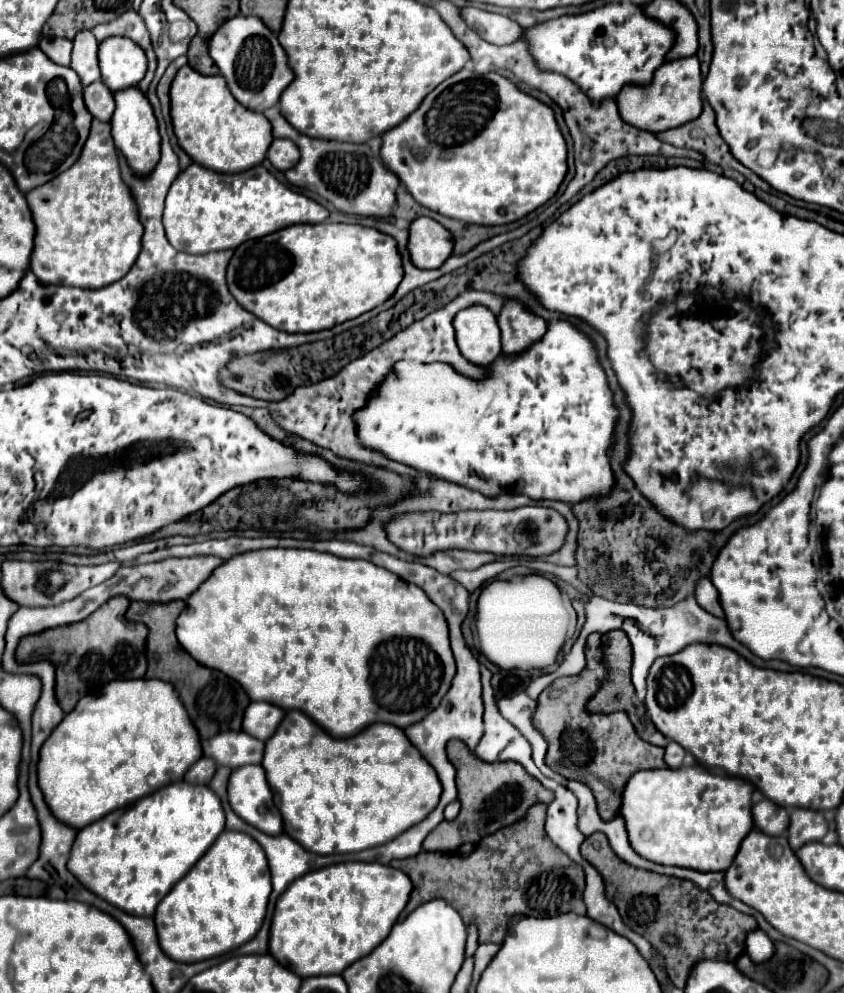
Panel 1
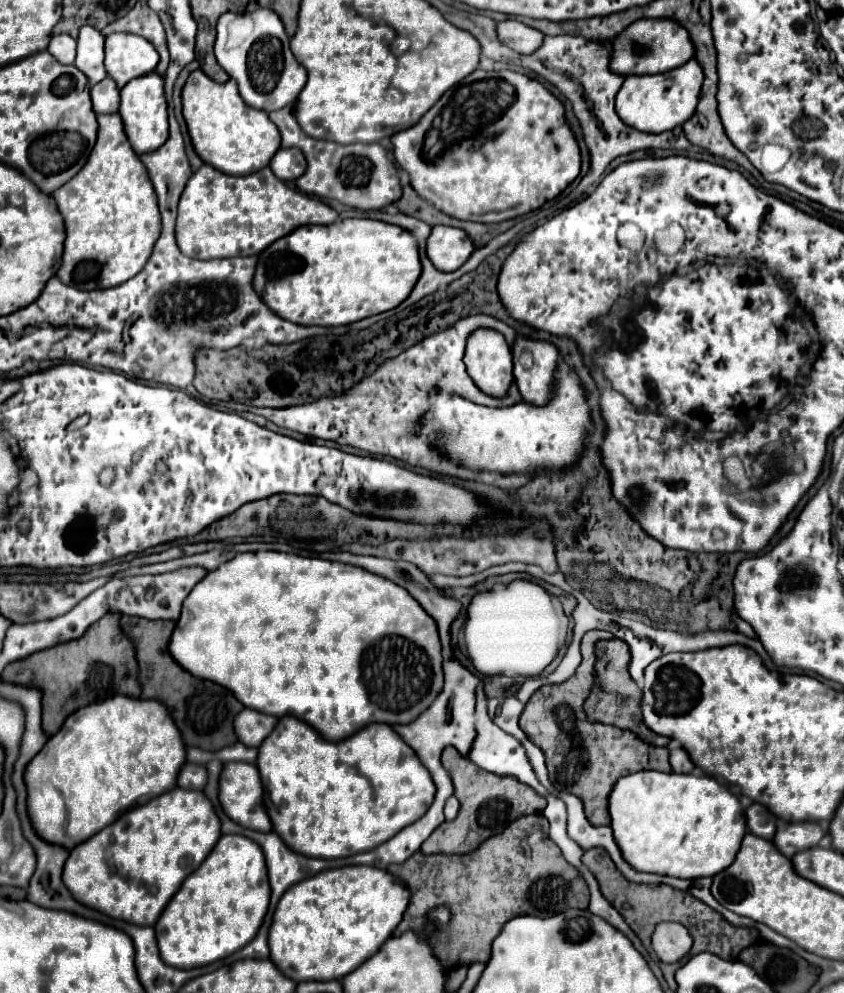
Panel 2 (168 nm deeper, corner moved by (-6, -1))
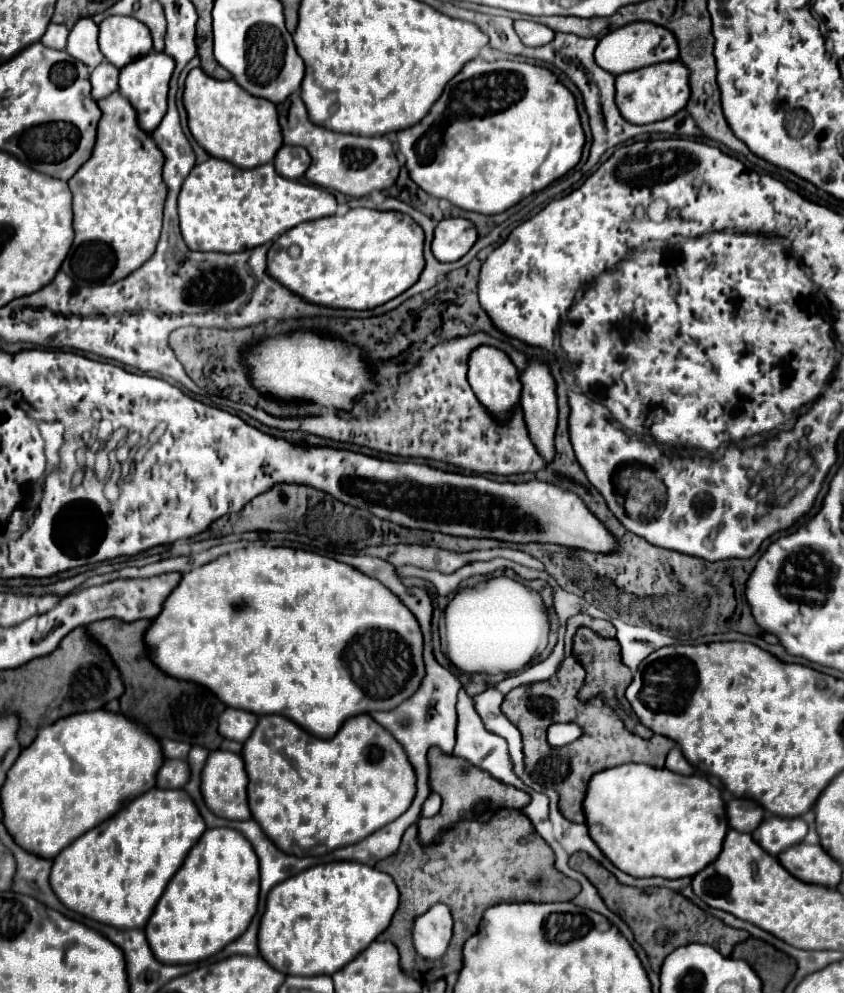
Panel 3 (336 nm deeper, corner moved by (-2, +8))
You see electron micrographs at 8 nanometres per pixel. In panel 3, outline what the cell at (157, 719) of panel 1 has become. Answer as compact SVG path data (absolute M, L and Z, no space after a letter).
M98 708L94 712L78 712L74 716L60 718L58 722L44 726L38 732L38 738L22 750L10 768L2 786L4 824L24 850L28 848L42 858L54 858L78 836L114 816L126 802L154 788L156 772L162 764L164 760L162 752L158 752L158 740L154 740L142 724L126 720L122 712Z

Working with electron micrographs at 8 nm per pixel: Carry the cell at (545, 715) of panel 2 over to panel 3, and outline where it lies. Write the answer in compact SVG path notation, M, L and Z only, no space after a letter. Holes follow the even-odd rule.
M576 614L568 620L566 626L566 660L562 660L558 674L548 682L538 684L524 684L514 688L506 694L502 702L502 712L508 716L508 720L518 726L524 740L524 756L526 756L526 770L540 778L544 786L552 786L560 794L560 810L562 814L572 822L586 822L584 816L584 796L590 778L596 772L602 772L606 768L614 768L626 762L642 762L654 768L664 768L666 754L674 746L674 742L666 736L652 736L650 740L644 740L636 734L630 734L622 720L614 716L614 712L602 704L600 698L594 698L594 702L582 704L576 694L580 686L584 684L584 668L578 664L576 656L572 654L572 638L574 632L582 626L592 628L594 632L614 638L614 626L606 620L596 620L586 614ZM552 722L576 722L582 728L582 736L576 740L576 748L552 748L546 740L546 730Z

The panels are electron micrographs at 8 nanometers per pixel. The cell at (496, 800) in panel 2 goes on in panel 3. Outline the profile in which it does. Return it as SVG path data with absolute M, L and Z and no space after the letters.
M430 748L428 752L428 762L430 762L430 786L432 792L438 792L442 796L442 810L432 816L432 818L422 818L418 822L418 838L422 844L432 844L442 838L442 832L450 830L458 820L490 820L500 808L518 808L522 810L528 802L530 796L524 790L518 790L514 786L508 786L496 778L492 778L486 770L476 768L464 758L444 754L440 748Z

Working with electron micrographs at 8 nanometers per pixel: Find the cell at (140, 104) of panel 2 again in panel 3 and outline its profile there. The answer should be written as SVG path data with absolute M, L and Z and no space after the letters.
M150 52L142 56L138 62L132 62L120 70L120 94L126 100L130 100L138 116L138 126L144 132L152 132L166 114L166 96L172 70L174 70L174 60L164 52Z

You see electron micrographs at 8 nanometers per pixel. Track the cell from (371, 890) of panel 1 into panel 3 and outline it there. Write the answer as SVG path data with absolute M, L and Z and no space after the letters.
M360 862L312 866L270 890L258 932L260 956L284 974L334 974L388 928L396 908L398 886L386 872Z

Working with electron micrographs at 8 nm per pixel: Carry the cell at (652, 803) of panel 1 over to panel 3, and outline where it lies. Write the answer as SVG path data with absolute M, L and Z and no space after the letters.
M622 764L594 774L588 784L584 814L590 836L600 846L600 850L614 862L616 868L622 868L622 872L638 878L696 876L702 868L706 868L706 864L718 858L718 852L722 850L722 842L728 832L726 804L722 792L712 786L706 776L682 776L670 772L668 768L650 768L648 764Z

